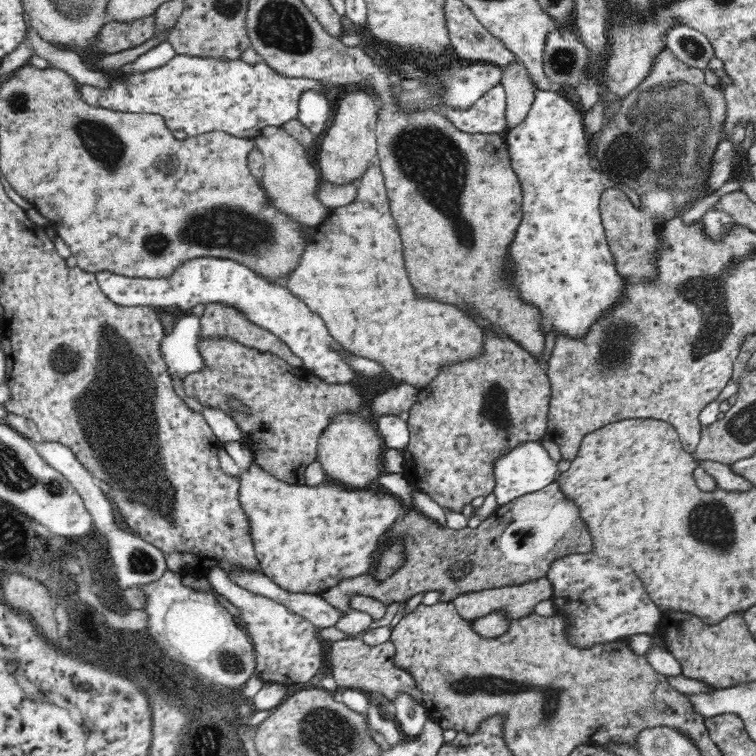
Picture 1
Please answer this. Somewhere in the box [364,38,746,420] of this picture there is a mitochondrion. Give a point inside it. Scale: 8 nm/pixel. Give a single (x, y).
(664, 141)

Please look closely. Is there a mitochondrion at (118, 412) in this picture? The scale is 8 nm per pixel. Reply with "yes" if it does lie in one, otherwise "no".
yes

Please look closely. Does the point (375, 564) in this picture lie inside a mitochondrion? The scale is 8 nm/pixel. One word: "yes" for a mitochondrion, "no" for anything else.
no

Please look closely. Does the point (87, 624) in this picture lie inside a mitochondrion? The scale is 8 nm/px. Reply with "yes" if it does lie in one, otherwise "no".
no

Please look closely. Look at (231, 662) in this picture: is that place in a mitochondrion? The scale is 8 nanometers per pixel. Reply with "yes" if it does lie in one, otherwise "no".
yes

